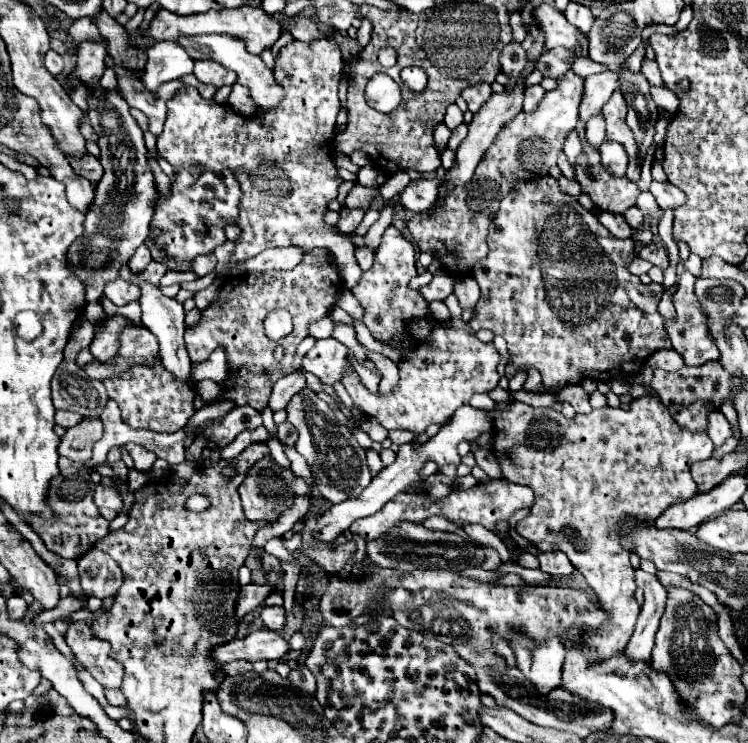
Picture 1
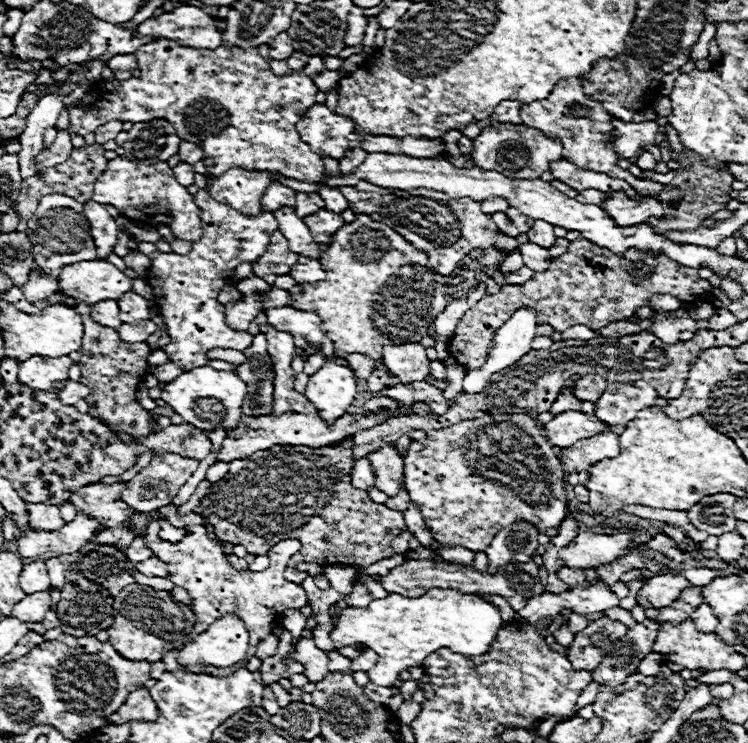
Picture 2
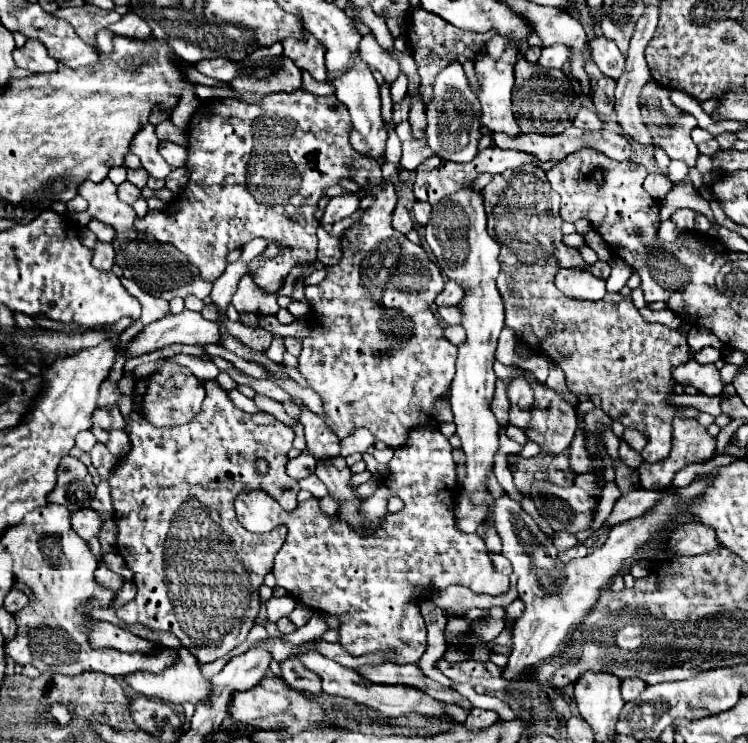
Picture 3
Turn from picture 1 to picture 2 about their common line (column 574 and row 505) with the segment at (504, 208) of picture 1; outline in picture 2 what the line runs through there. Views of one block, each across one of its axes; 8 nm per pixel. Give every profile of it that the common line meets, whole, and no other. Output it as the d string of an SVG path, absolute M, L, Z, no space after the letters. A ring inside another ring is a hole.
M350 442L340 448L322 450L292 446L262 450L242 460L240 472L228 472L226 478L216 482L200 502L200 508L222 542L244 544L246 550L256 556L266 554L280 540L300 540L302 554L297 552L287 564L289 581L302 582L302 573L295 571L296 565L302 562L368 568L394 554L390 542L406 524L400 512L372 502L366 490L354 490L348 478L338 476L338 472L350 472L352 464Z

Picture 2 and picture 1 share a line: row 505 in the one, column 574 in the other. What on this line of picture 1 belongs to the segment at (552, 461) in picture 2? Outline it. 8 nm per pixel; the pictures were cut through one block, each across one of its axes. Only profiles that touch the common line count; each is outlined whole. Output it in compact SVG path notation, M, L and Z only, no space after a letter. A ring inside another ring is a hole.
M652 394L632 400L630 410L606 406L592 410L590 414L576 414L574 420L564 418L552 408L514 404L512 410L496 418L492 452L500 464L502 478L530 486L536 496L530 516L516 524L516 532L542 552L562 550L572 566L586 578L588 586L598 596L598 604L608 610L608 626L604 626L600 634L586 634L586 638L590 638L588 650L596 650L596 654L616 654L616 650L624 650L632 636L640 606L634 600L634 568L630 564L630 552L622 546L622 534L636 522L656 520L666 508L698 494L690 466L712 456L712 440L708 434L692 434L676 426L668 410L664 410L664 404Z

